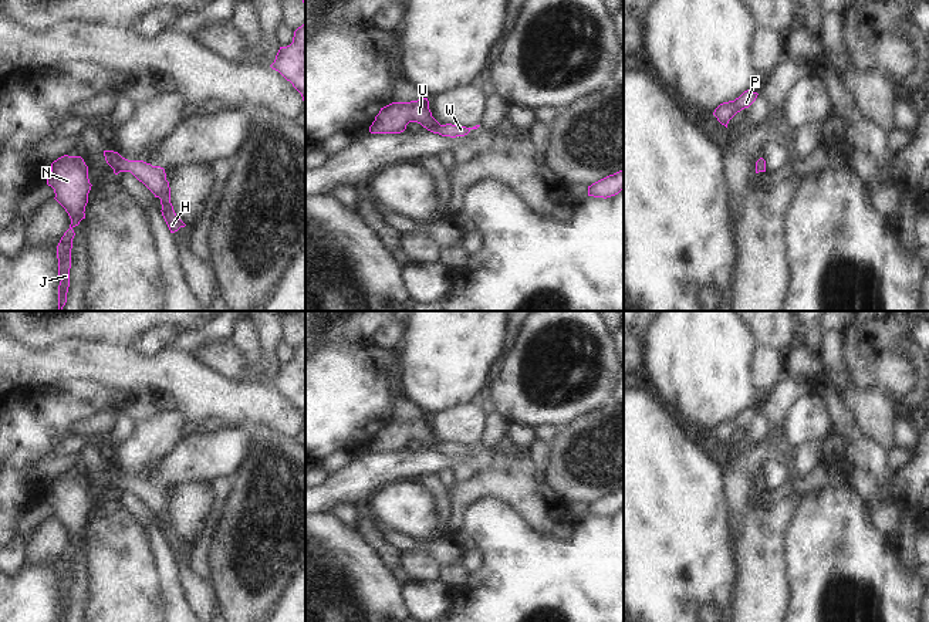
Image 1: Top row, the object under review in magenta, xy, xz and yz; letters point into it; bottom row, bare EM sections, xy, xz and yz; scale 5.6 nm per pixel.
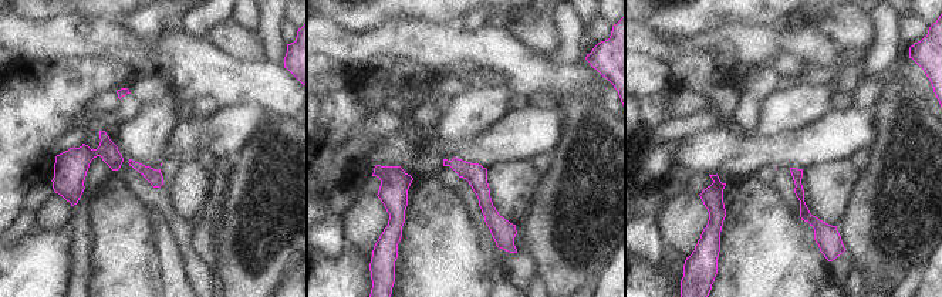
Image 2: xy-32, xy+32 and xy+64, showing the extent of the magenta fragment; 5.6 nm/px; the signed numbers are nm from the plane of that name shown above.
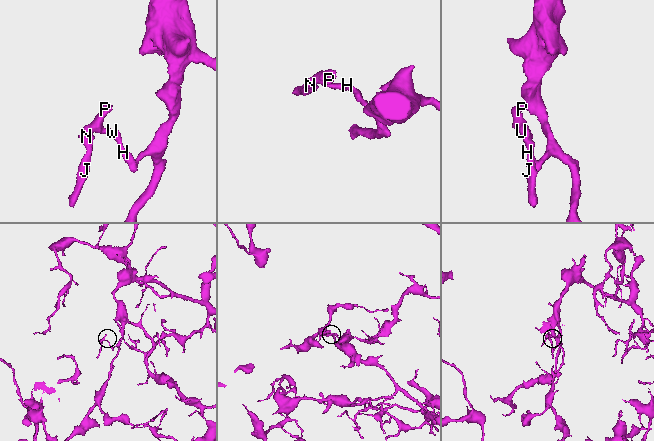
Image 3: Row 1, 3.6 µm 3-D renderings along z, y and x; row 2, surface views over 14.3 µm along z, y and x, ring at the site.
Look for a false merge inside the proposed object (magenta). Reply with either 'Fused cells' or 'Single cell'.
Single cell.

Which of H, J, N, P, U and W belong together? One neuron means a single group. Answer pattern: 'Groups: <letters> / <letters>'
Groups: H J N P U W.

